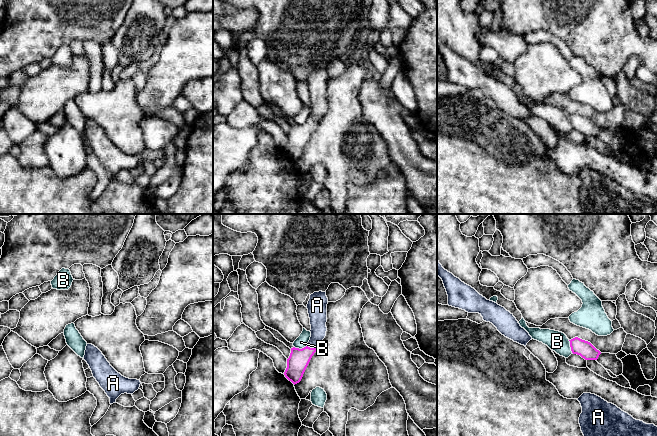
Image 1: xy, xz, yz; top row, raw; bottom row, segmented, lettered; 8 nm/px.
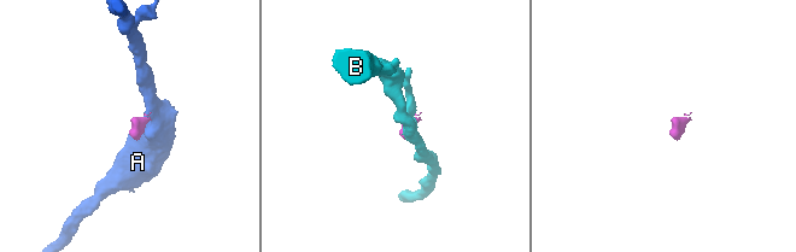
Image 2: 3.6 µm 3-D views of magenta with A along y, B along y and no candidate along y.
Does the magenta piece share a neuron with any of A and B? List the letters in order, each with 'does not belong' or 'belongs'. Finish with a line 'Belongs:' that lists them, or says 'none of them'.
A: belongs
B: does not belong
Belongs: A

